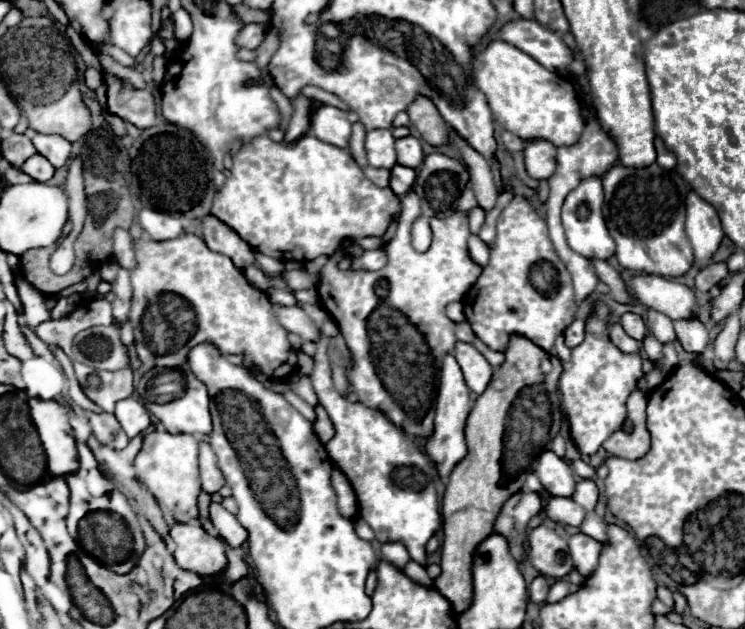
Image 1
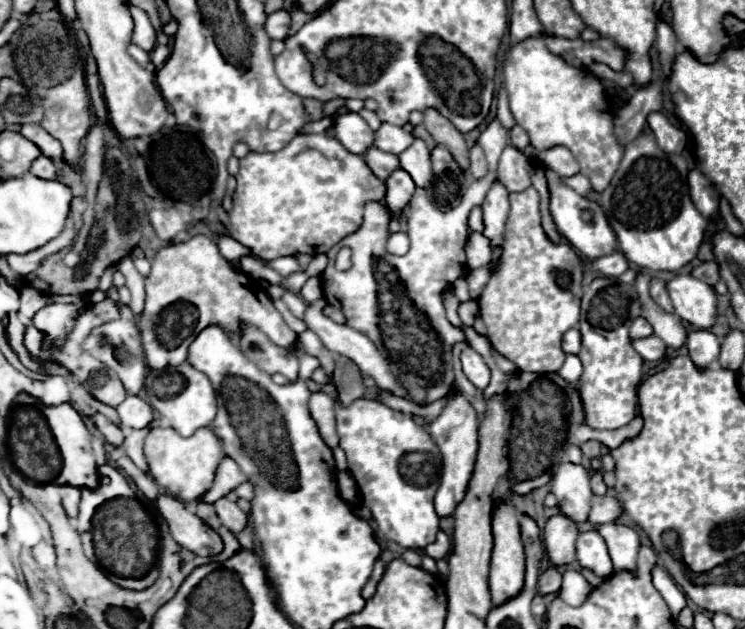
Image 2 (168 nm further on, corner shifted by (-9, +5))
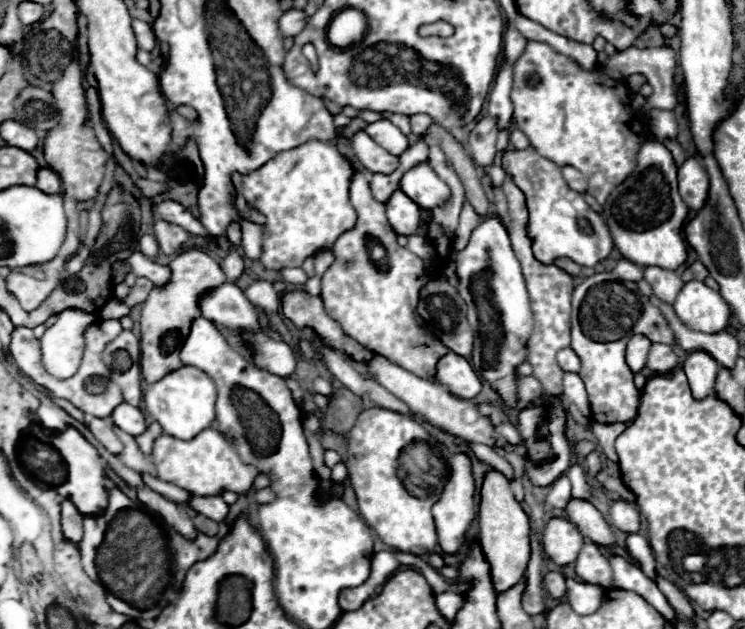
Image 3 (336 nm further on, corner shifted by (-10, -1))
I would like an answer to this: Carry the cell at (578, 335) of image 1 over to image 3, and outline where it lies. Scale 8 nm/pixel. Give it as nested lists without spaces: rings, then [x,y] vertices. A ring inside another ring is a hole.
[[[564,347],[558,351],[558,365],[564,369],[564,371],[578,371],[580,369],[580,357],[574,353],[572,347]]]

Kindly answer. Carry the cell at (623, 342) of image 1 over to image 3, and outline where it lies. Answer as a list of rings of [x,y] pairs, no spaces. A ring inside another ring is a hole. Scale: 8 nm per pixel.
[[[652,343],[646,367],[650,367],[656,373],[668,373],[678,365],[678,357],[672,349],[672,345],[666,343]]]

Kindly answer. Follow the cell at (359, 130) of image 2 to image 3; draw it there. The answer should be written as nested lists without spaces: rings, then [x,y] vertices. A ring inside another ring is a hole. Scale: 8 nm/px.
[[[356,131],[350,139],[354,157],[358,163],[374,173],[392,173],[398,165],[398,157],[390,155],[386,149],[382,149],[376,141],[368,137],[366,131]]]

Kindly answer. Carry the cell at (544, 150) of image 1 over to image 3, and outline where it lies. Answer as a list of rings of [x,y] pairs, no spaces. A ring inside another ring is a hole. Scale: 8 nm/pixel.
[[[564,165],[564,167],[562,167],[562,175],[564,175],[564,181],[566,181],[574,191],[578,191],[578,193],[584,193],[584,191],[586,191],[586,177],[584,177],[578,169],[574,169],[574,167],[570,167],[570,165]]]

